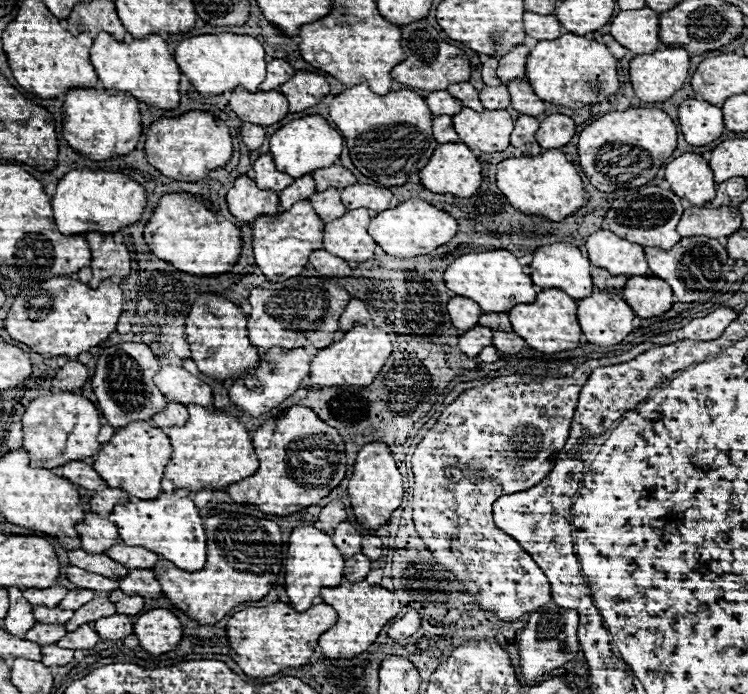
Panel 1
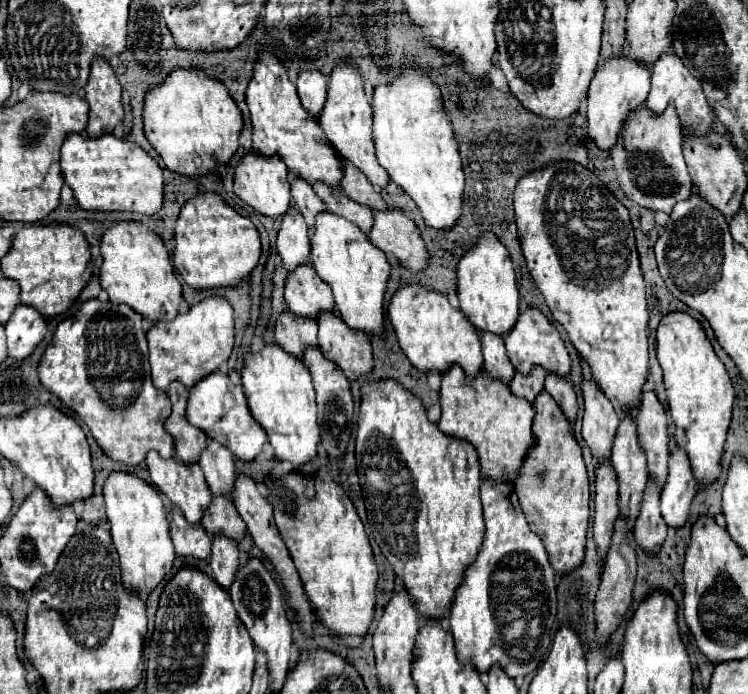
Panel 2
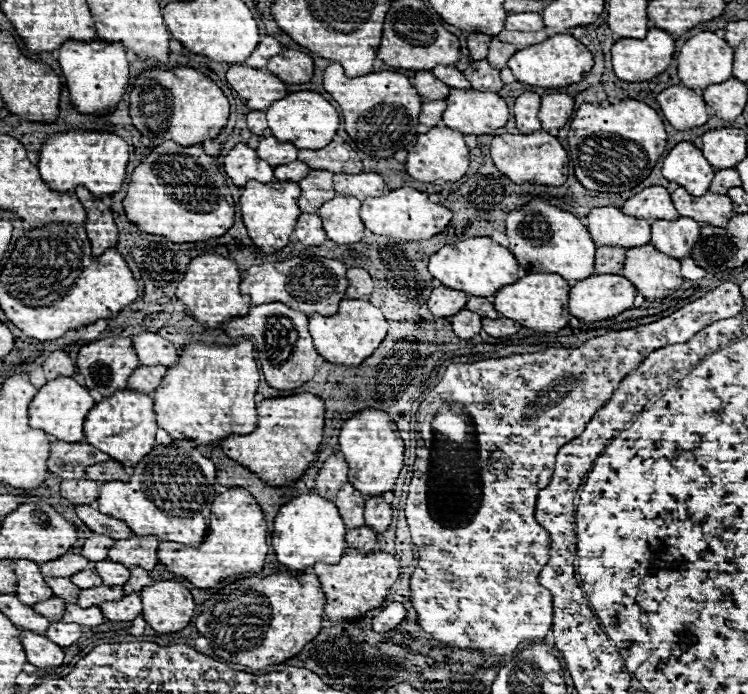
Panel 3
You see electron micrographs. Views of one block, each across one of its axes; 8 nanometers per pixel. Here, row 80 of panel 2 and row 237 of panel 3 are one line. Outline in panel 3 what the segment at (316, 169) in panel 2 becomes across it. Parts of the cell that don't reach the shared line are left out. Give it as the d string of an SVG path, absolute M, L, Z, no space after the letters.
M250 180L242 188L240 196L242 220L248 230L248 236L252 238L254 244L258 244L258 248L262 248L262 252L274 254L290 244L290 236L294 232L294 224L298 222L298 212L300 212L298 196L300 196L300 186L296 182L274 180L272 184L260 184L256 180Z

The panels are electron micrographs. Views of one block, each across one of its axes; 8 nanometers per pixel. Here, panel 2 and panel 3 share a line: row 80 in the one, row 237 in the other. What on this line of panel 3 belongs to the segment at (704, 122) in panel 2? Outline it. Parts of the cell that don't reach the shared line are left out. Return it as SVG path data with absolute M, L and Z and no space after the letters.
M692 218L678 220L654 220L652 222L652 246L678 260L692 256L694 244L700 234L700 224Z

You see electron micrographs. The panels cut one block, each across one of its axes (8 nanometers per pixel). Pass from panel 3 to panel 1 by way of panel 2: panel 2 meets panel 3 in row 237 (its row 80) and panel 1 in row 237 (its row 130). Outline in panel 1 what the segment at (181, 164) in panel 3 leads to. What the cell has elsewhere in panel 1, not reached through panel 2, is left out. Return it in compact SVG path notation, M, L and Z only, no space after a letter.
M186 192L162 196L144 228L144 238L160 260L194 276L220 276L230 272L242 250L240 228L224 220L200 196Z

